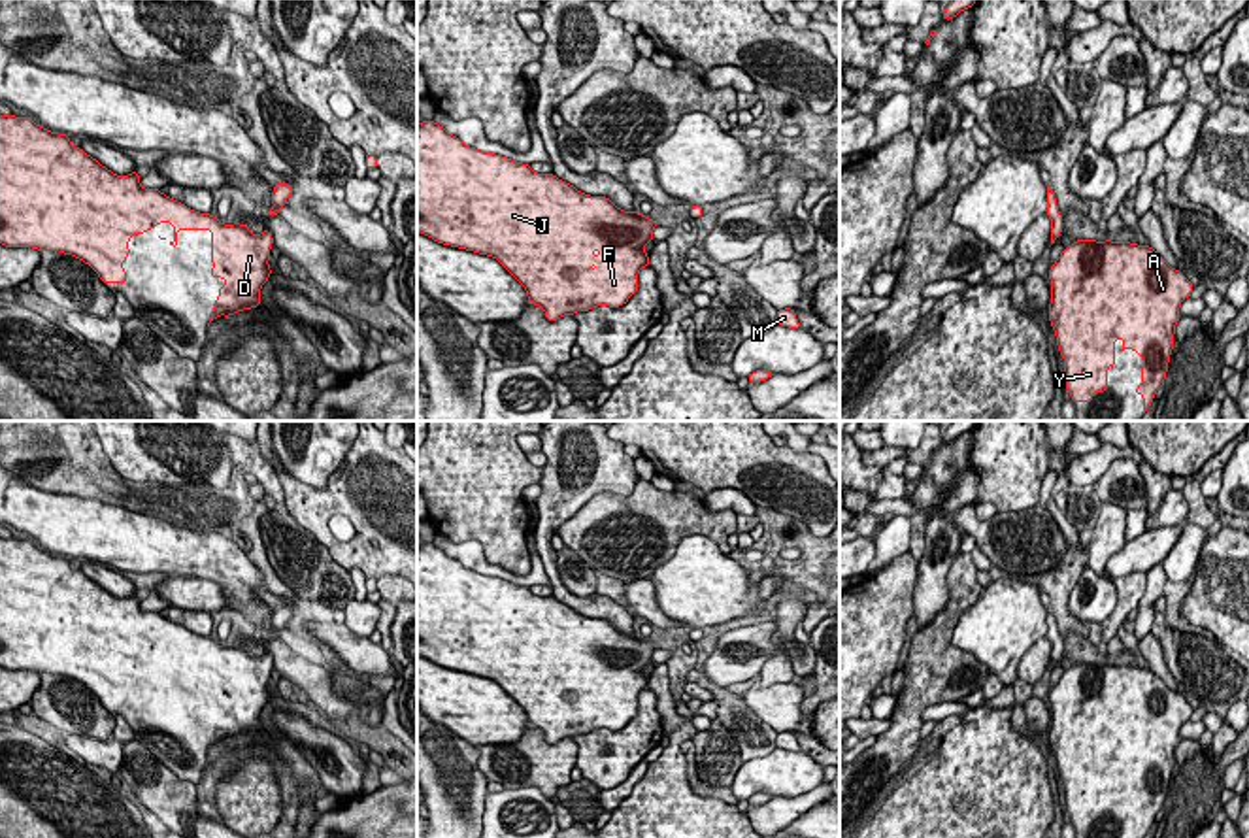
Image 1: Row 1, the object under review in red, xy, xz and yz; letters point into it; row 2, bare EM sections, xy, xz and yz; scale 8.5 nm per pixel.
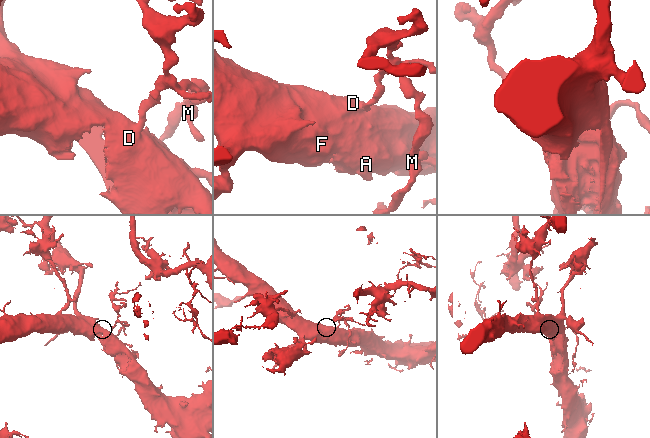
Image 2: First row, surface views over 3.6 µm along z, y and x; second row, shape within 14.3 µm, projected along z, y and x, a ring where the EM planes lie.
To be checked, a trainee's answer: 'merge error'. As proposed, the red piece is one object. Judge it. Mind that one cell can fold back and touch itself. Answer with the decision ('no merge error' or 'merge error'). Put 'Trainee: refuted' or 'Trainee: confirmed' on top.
Trainee: confirmed
merge error

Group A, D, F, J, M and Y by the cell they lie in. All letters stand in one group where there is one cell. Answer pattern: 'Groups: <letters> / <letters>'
Groups: A D F J Y / M

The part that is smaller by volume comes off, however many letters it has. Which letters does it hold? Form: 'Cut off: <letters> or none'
Cut off: M

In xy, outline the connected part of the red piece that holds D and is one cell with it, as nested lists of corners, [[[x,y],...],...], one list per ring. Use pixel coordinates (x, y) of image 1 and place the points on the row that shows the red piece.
[[[0,115],[0,243],[6,247],[32,247],[77,257],[89,264],[102,283],[126,283],[121,266],[132,253],[132,234],[153,230],[158,223],[174,226],[177,245],[179,230],[211,230],[211,277],[226,281],[219,287],[209,323],[219,315],[258,308],[260,289],[272,276],[268,266],[274,243],[272,232],[251,234],[249,226],[225,225],[211,213],[200,213],[162,194],[160,189],[143,189],[140,174],[117,176],[81,147],[70,143],[68,134],[42,128],[30,117]]]

